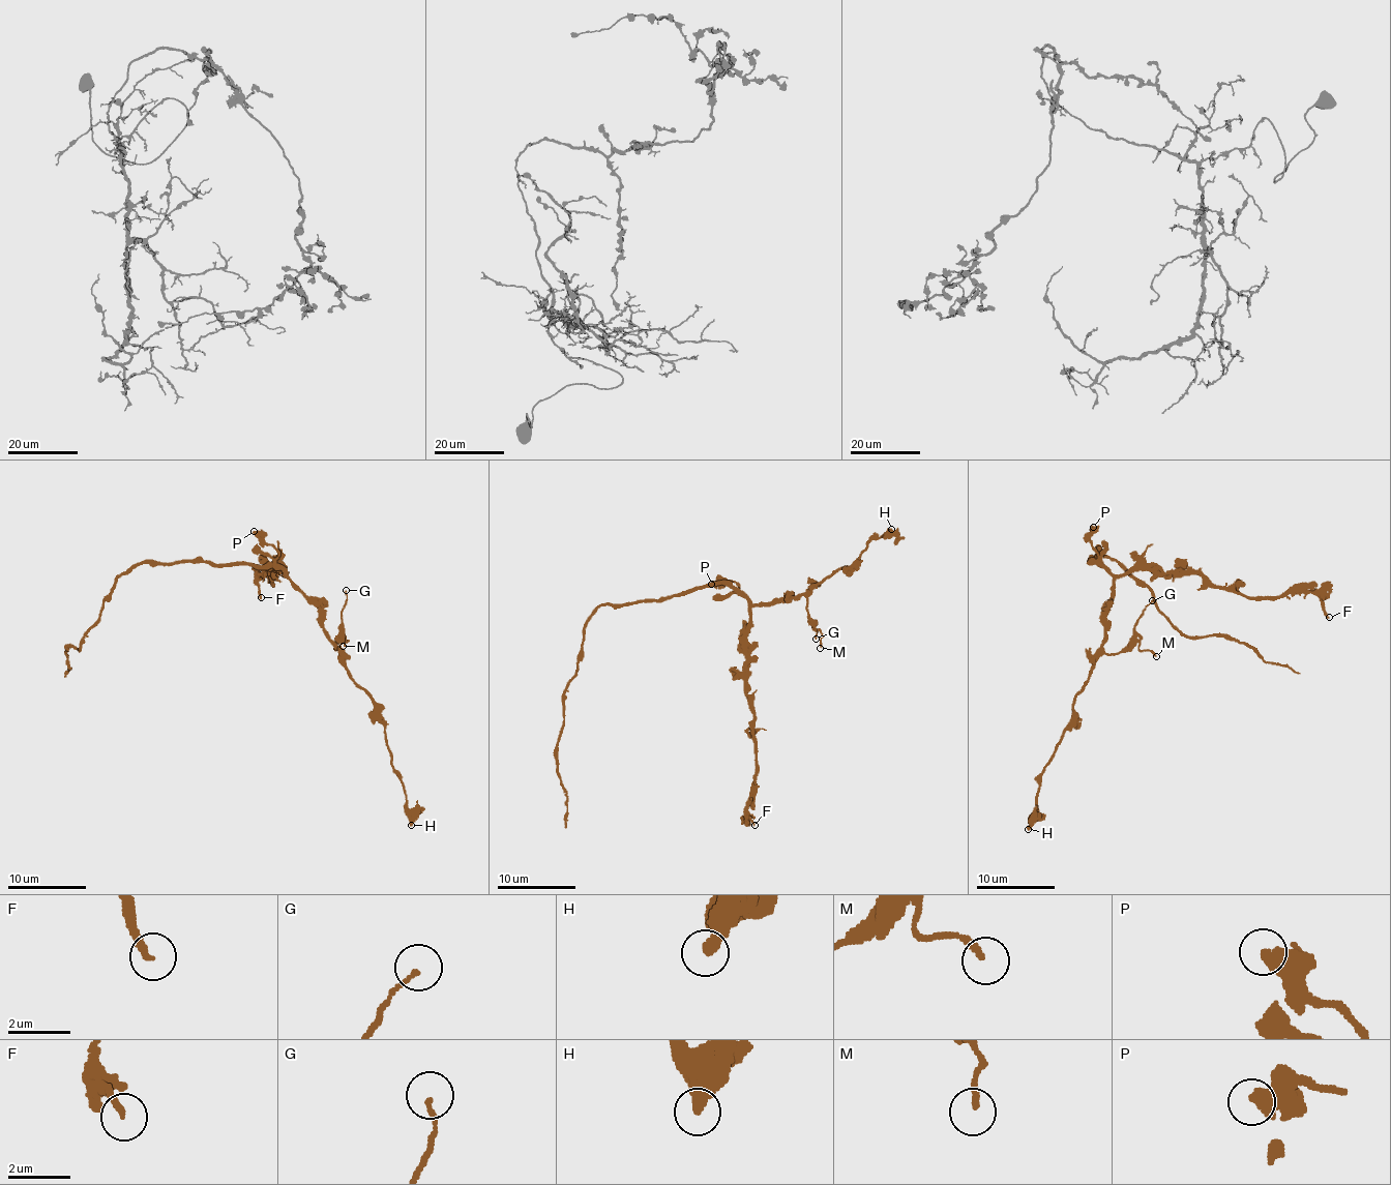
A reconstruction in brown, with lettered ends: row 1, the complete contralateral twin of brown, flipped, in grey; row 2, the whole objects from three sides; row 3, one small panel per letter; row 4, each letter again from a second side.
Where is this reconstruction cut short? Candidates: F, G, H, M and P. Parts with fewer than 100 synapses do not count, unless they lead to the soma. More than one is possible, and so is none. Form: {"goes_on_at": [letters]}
{"goes_on_at": []}

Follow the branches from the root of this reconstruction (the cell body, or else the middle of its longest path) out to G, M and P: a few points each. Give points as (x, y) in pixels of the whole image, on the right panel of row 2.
G: (1093, 558), (1113, 576), (1105, 653), (1118, 653), (1130, 643), (1136, 619), (1152, 600)
M: (1093, 558), (1113, 576), (1115, 598), (1106, 613), (1104, 652), (1120, 654), (1138, 645), (1156, 656)
P: (1093, 558), (1097, 554), (1088, 533), (1093, 527)

